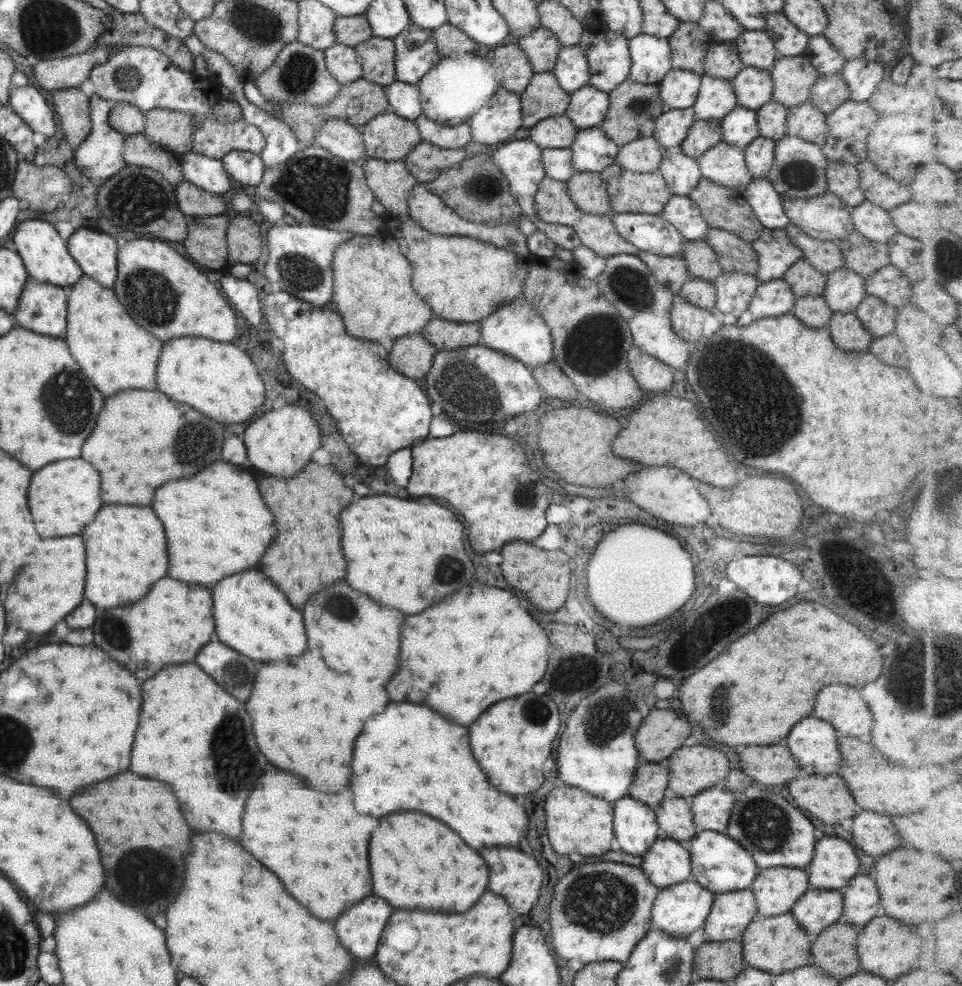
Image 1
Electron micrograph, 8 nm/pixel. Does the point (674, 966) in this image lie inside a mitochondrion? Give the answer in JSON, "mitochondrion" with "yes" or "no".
{"mitochondrion":"yes"}

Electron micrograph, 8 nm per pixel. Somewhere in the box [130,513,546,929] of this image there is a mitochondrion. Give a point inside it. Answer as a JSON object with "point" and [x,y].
{"point":[233,758]}

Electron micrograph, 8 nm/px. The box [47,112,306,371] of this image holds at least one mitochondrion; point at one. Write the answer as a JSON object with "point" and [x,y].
{"point":[138,199]}

